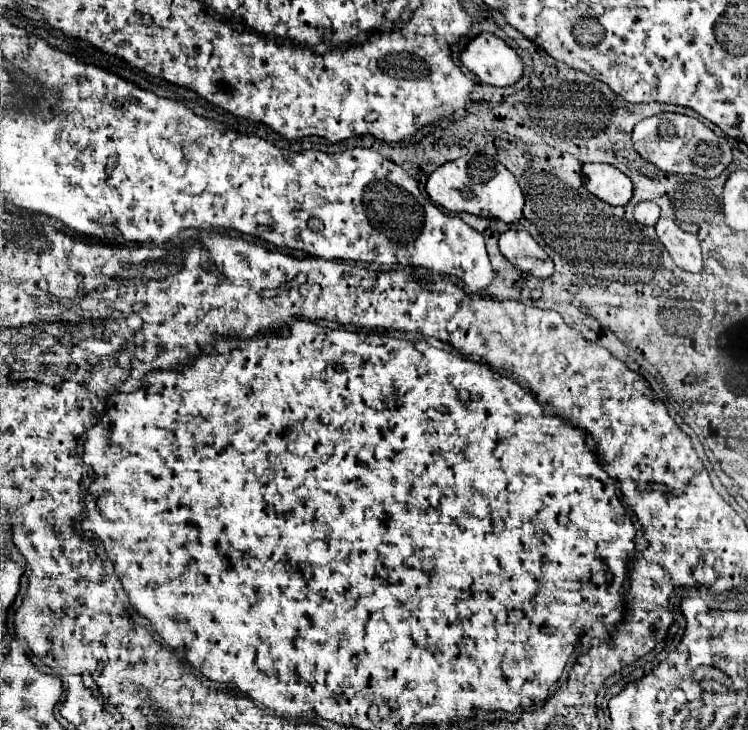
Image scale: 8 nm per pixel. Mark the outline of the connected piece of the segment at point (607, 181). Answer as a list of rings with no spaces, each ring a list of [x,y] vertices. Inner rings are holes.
[[[584,164],[584,186],[596,198],[612,204],[624,206],[630,202],[634,186],[632,180],[612,164]]]

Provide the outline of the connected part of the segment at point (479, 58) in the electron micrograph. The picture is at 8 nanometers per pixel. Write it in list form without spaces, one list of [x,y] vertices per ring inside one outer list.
[[[482,32],[472,38],[460,60],[470,72],[490,86],[512,86],[524,72],[524,62],[516,50],[490,32]]]

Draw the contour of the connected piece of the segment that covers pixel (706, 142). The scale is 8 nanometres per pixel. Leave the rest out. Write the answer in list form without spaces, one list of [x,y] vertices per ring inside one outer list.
[[[664,112],[640,120],[632,132],[632,144],[636,146],[636,152],[644,160],[656,164],[660,170],[676,174],[696,174],[702,178],[716,178],[732,162],[732,148],[726,136],[710,130],[698,118],[690,118],[684,114]]]

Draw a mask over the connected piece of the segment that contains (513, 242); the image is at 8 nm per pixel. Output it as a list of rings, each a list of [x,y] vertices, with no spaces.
[[[508,230],[500,234],[500,252],[514,264],[514,268],[536,278],[546,278],[554,272],[552,258],[526,230]]]

